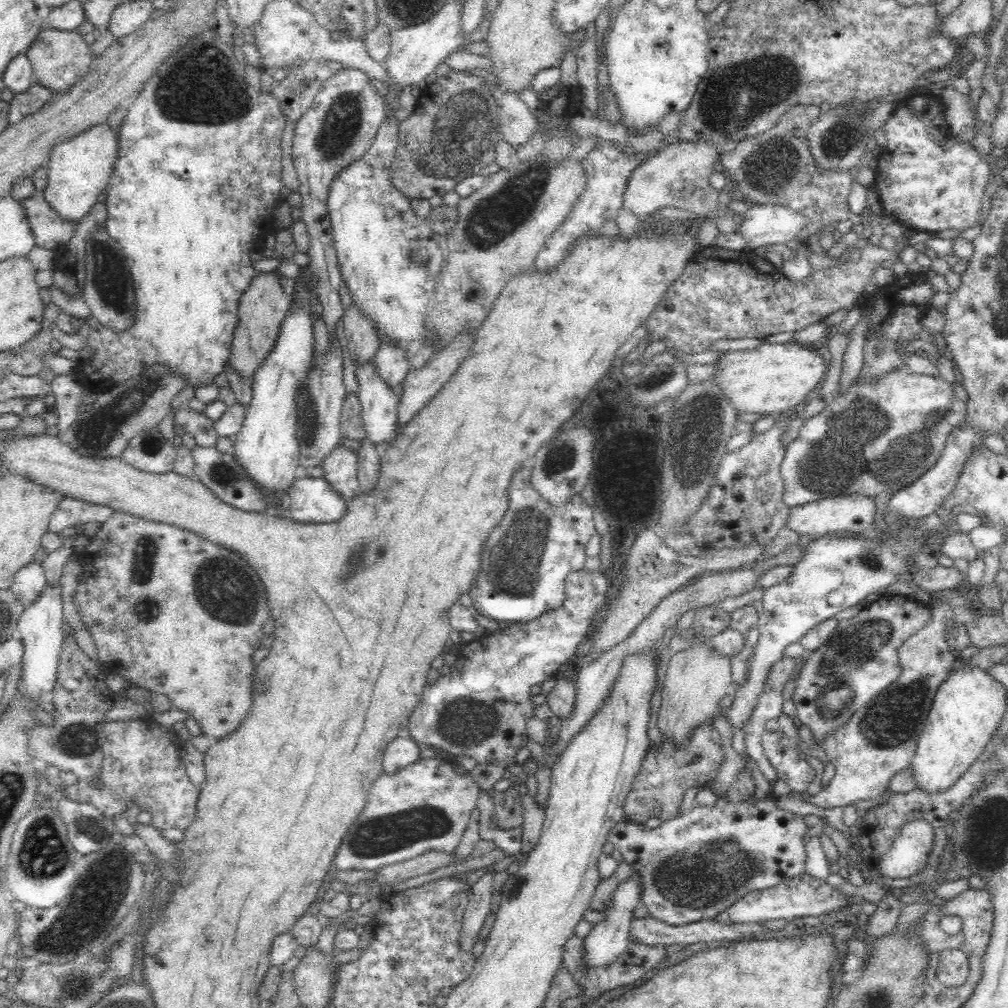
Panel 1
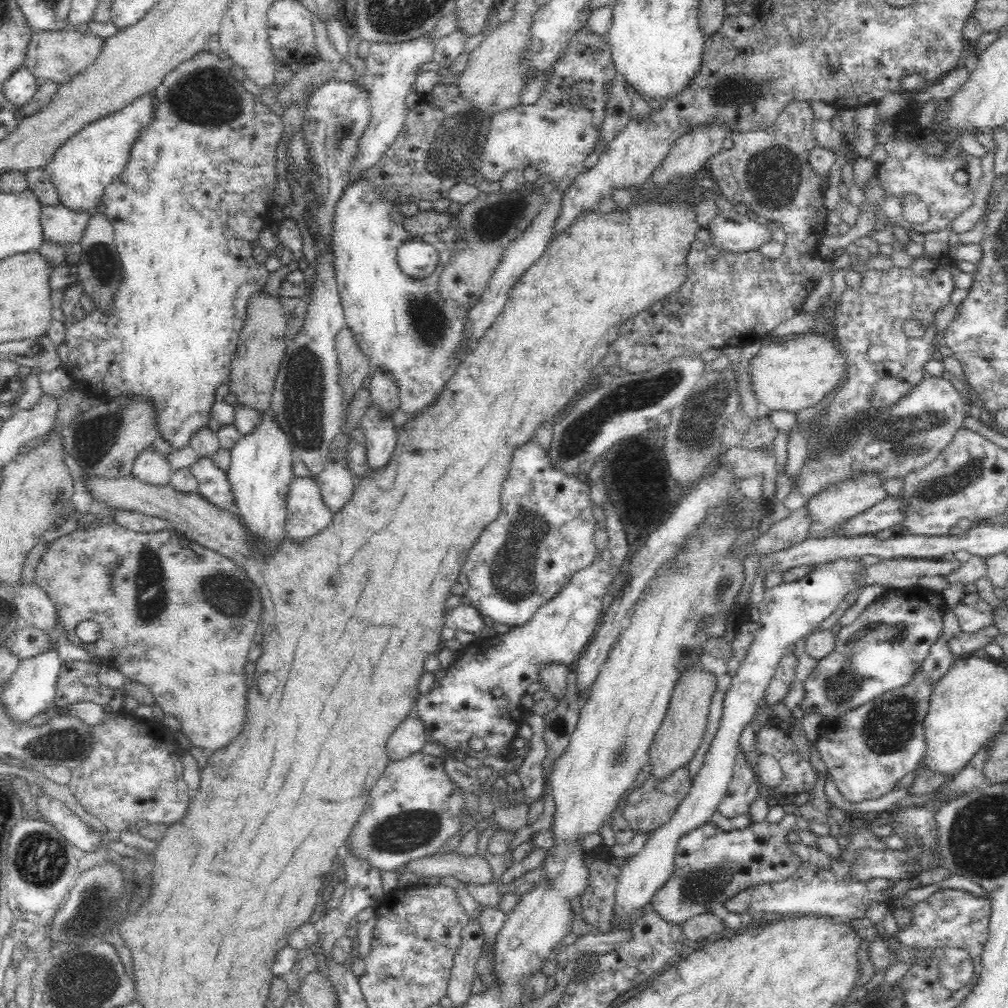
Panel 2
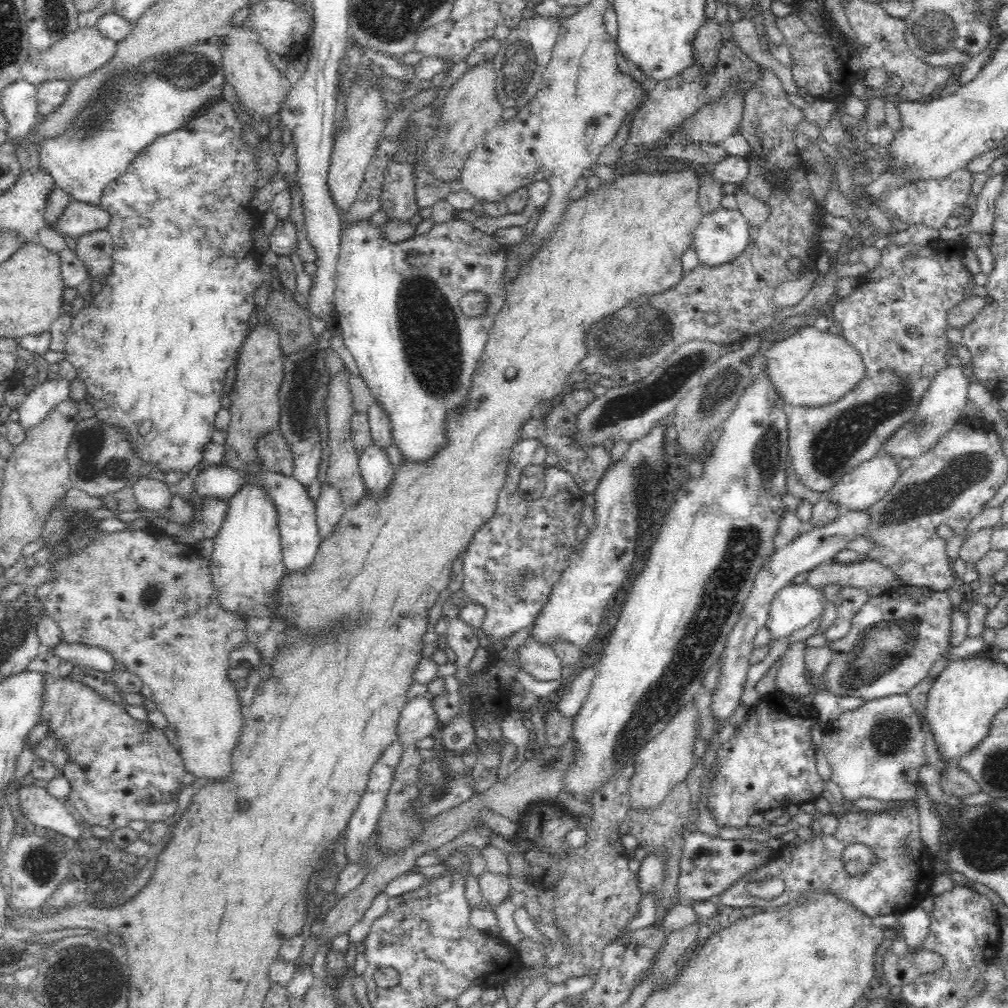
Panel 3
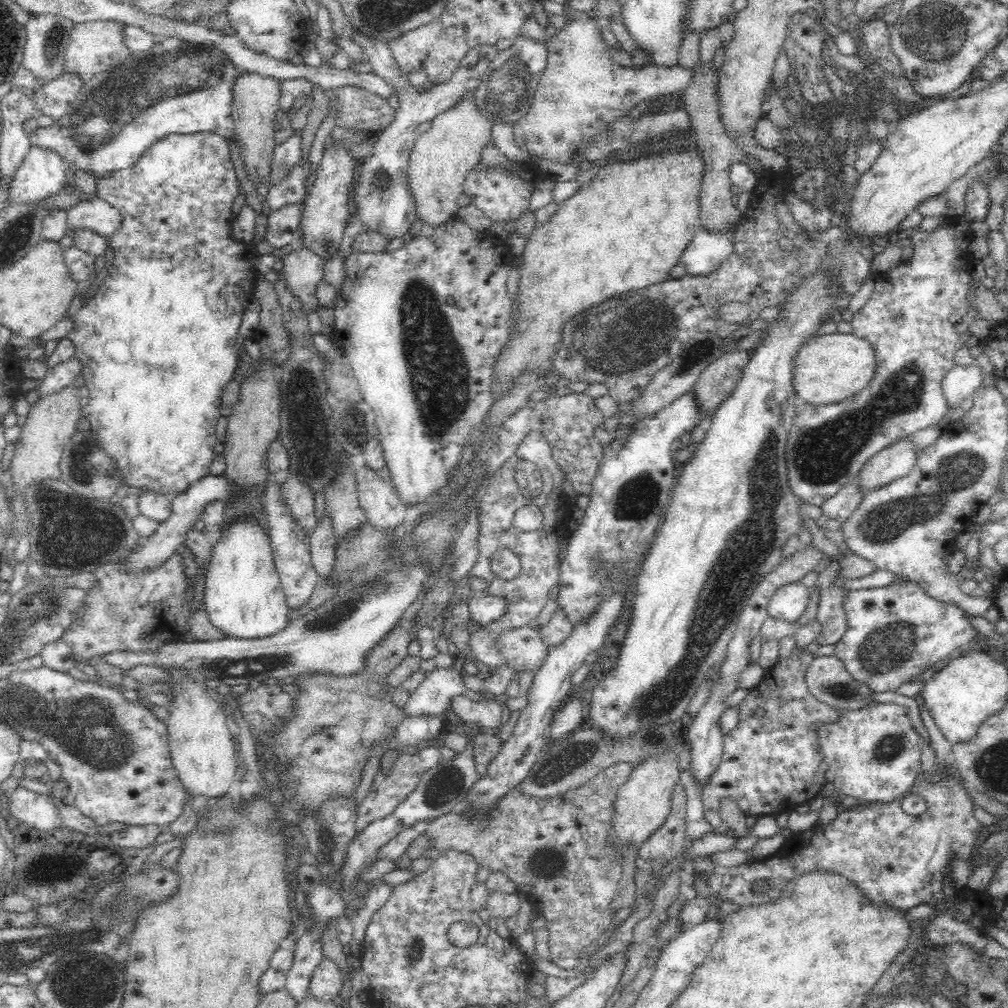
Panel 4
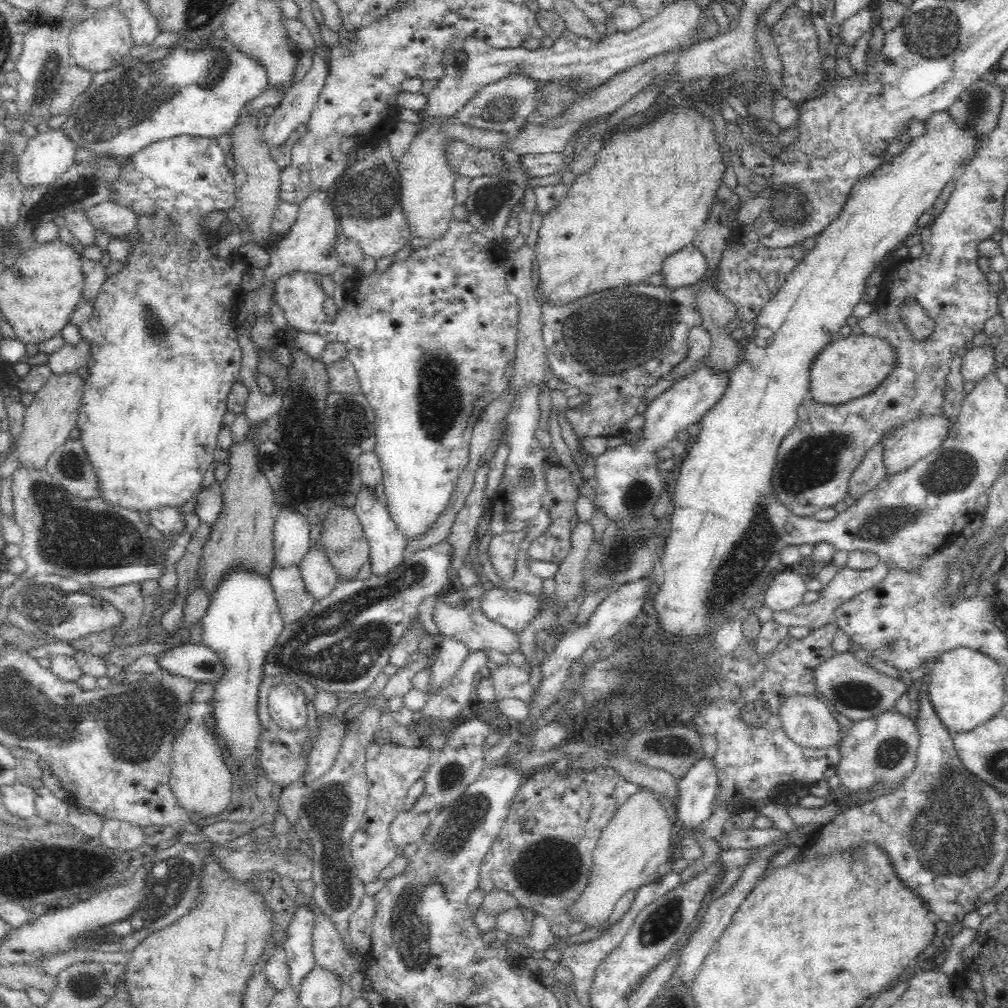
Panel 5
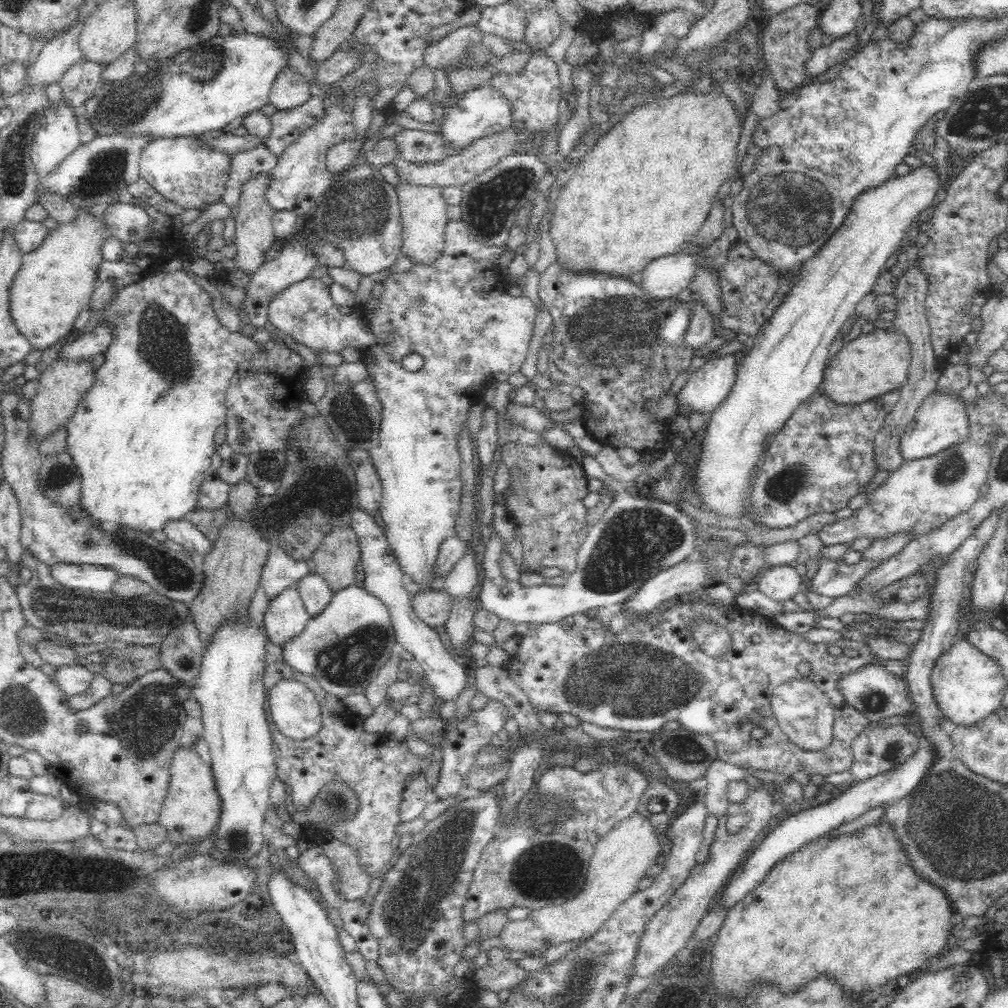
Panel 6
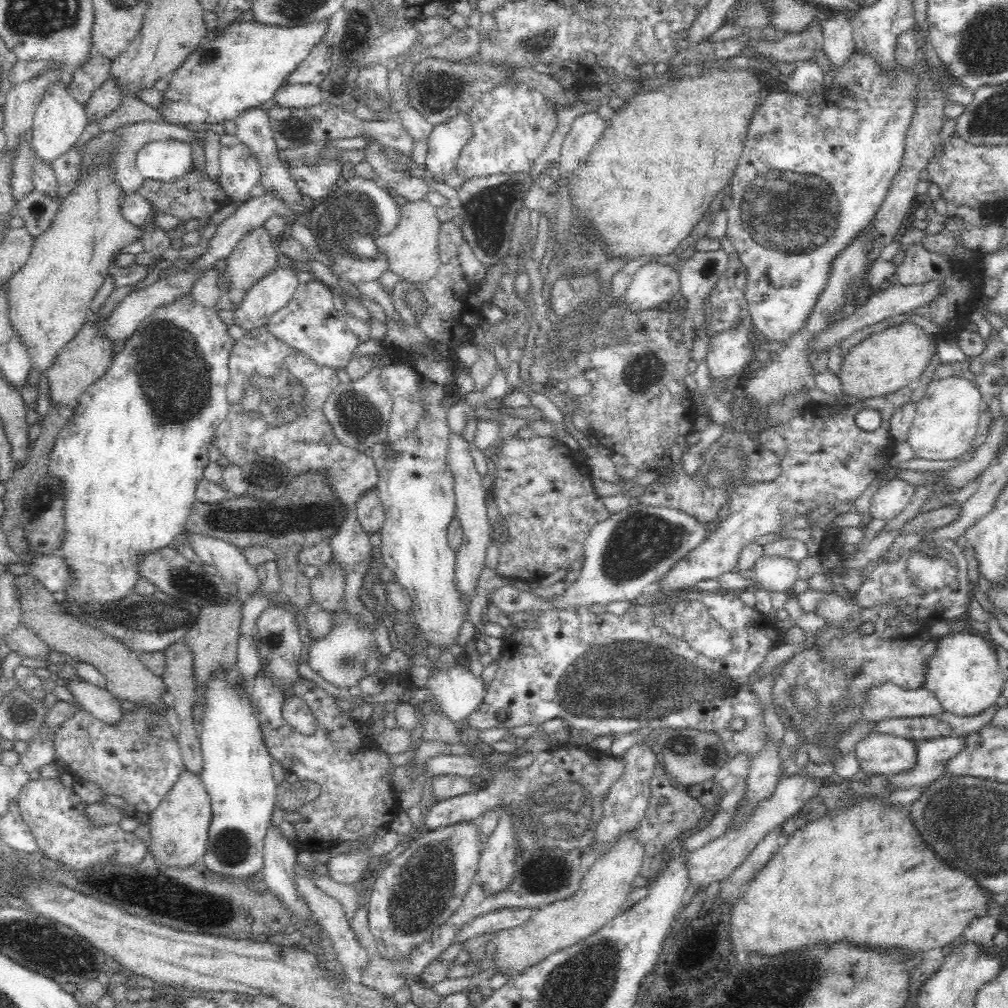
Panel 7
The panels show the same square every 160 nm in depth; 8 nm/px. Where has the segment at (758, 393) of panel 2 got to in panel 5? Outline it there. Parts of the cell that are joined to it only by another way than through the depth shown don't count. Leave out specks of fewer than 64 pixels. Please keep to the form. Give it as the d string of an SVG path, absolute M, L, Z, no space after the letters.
M864 333L838 336L819 352L810 364L810 398L822 404L838 405L870 394L894 368L895 351L888 341Z

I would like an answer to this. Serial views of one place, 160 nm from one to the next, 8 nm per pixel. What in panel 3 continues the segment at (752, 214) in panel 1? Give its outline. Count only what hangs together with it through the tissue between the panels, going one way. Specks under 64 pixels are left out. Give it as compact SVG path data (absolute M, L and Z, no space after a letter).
M721 207L704 215L694 231L693 244L700 265L709 268L732 262L750 242L751 227L739 210Z

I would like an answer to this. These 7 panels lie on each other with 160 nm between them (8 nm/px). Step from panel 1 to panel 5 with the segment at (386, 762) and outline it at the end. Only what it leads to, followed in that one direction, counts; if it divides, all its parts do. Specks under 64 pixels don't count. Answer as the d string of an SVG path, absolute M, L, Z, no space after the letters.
M446 637L440 645L436 660L430 670L430 681L427 685L427 697L436 696L442 688L450 686L455 674L462 666L462 660L469 650L464 643L452 637Z

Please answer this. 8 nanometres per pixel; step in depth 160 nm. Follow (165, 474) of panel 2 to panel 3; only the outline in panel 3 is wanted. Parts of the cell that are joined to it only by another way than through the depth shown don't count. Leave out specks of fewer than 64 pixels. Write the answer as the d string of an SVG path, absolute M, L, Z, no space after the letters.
M156 471L138 476L132 487L139 507L156 512L170 505L170 485Z

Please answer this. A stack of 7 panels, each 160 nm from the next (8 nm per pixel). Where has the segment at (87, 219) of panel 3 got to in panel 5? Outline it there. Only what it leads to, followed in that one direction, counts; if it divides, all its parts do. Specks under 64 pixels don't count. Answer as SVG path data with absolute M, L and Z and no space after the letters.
M110 201L100 202L82 210L95 229L112 237L134 232L137 218L130 208L118 206Z

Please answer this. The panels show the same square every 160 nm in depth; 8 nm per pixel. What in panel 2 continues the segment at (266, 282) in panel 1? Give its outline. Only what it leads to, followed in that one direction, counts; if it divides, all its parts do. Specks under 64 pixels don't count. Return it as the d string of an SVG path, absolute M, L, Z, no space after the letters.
M263 289L250 296L227 382L231 392L236 395L237 402L251 406L259 413L271 408L277 372L287 348L286 329L287 318L278 295L273 296Z

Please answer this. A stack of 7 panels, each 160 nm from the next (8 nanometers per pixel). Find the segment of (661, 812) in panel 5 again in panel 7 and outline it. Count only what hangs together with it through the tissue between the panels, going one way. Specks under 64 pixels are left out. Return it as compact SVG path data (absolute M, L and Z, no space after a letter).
M632 830L626 831L626 833L623 833L612 842L610 850L606 850L604 854L599 854L594 864L590 866L590 870L583 876L580 888L572 896L538 908L533 913L533 916L520 926L498 930L498 932L494 933L494 943L497 951L492 957L495 959L494 965L496 968L500 968L501 966L501 972L504 974L520 974L522 970L536 964L549 954L558 952L558 950L562 950L566 948L566 946L572 946L588 938L625 908L628 895L634 888L632 882L634 882L636 876L638 876L641 871L645 855L645 844L638 842Z

